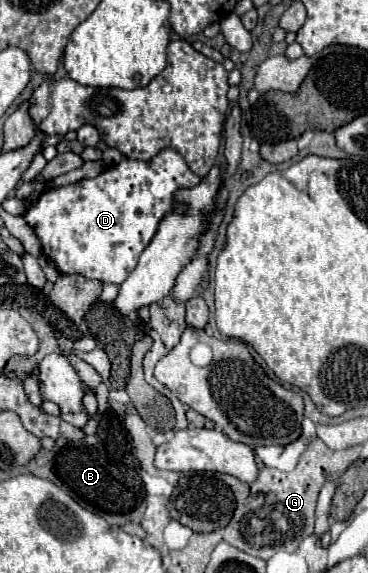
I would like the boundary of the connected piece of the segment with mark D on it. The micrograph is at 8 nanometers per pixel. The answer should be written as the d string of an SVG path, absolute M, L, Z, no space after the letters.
M167 148L159 152L159 156L151 158L149 162L139 162L139 160L129 160L123 158L121 164L103 170L95 178L81 180L77 184L61 186L47 190L41 194L41 198L25 212L27 224L35 230L43 244L43 254L49 256L61 274L83 274L93 280L101 282L115 282L121 284L129 272L137 266L139 254L145 250L145 246L151 242L151 238L157 232L159 220L171 210L171 196L179 188L191 188L199 184L199 176L195 176L183 156L179 152Z

